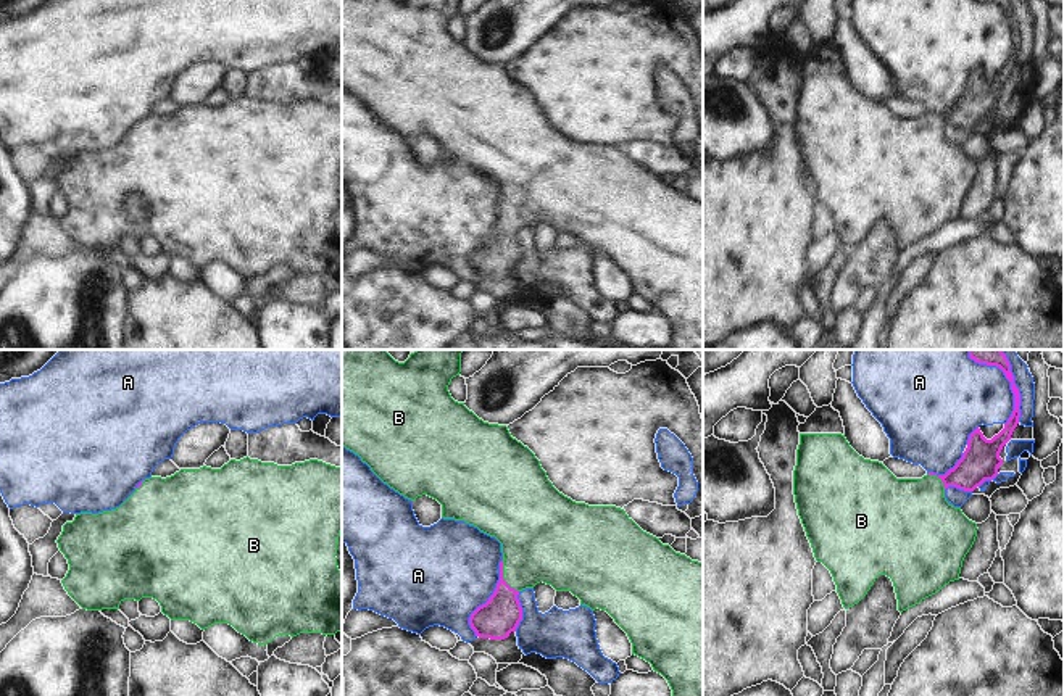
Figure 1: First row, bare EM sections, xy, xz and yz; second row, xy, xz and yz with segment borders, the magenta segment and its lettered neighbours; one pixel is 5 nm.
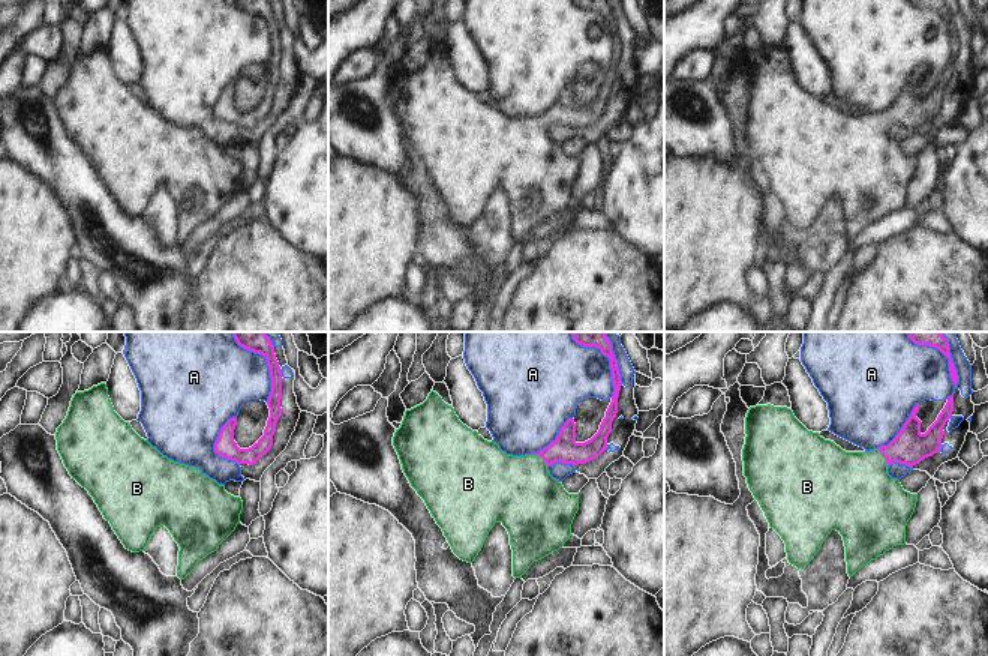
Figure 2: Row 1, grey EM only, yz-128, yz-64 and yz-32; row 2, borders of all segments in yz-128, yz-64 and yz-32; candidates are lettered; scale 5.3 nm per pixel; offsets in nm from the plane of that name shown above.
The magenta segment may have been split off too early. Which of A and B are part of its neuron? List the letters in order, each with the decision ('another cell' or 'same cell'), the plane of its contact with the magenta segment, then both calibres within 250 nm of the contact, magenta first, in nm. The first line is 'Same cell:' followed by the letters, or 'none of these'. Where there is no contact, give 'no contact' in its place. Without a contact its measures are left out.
Same cell: B
A: another cell | yz | 140/360 nm
B: same cell | xz | 200/380 nm

